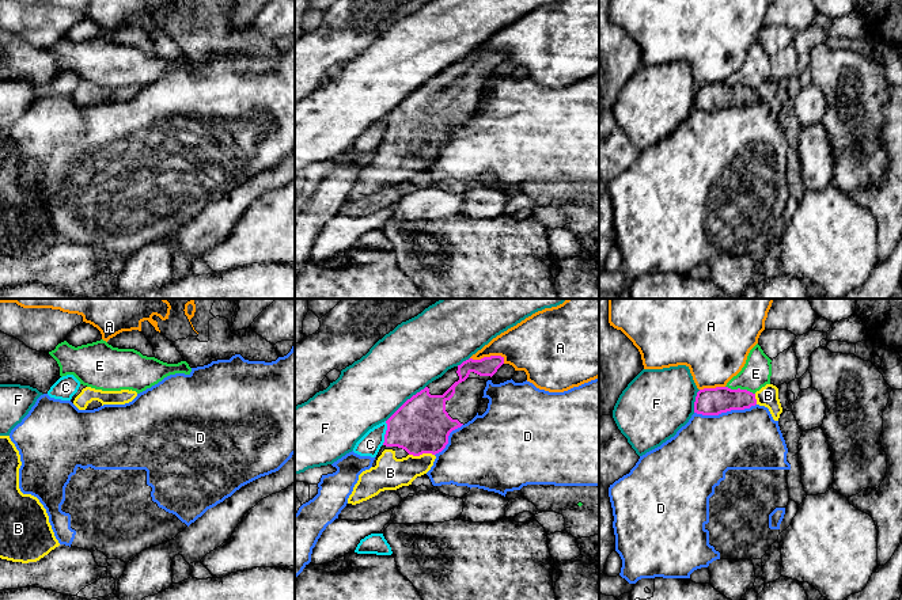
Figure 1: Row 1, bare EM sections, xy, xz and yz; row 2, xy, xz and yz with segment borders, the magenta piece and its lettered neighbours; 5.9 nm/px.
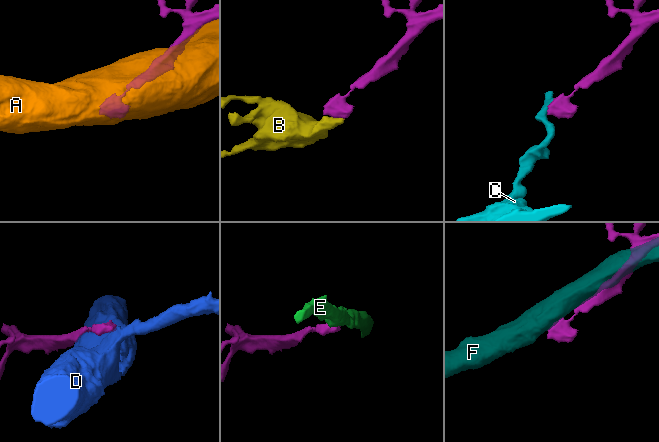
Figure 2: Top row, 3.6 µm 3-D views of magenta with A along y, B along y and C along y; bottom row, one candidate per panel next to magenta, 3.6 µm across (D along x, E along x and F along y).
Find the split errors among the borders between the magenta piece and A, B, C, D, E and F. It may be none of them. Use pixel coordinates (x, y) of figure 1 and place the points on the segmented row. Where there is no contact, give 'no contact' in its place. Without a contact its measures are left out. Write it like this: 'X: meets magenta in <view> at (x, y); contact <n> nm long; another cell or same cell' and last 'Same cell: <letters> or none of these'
A: meets magenta in xz at (489, 357); contact 220 nm long; another cell
B: meets magenta in xz at (421, 454); contact 150 nm long; same cell
C: meets magenta in xz at (386, 433); contact 150 nm long; another cell
D: meets magenta in yz at (724, 411); contact 380 nm long; another cell
E: meets magenta in yz at (739, 388); contact 180 nm long; another cell
F: meets magenta in xz at (405, 402); contact 320 nm long; another cell
Same cell: B

